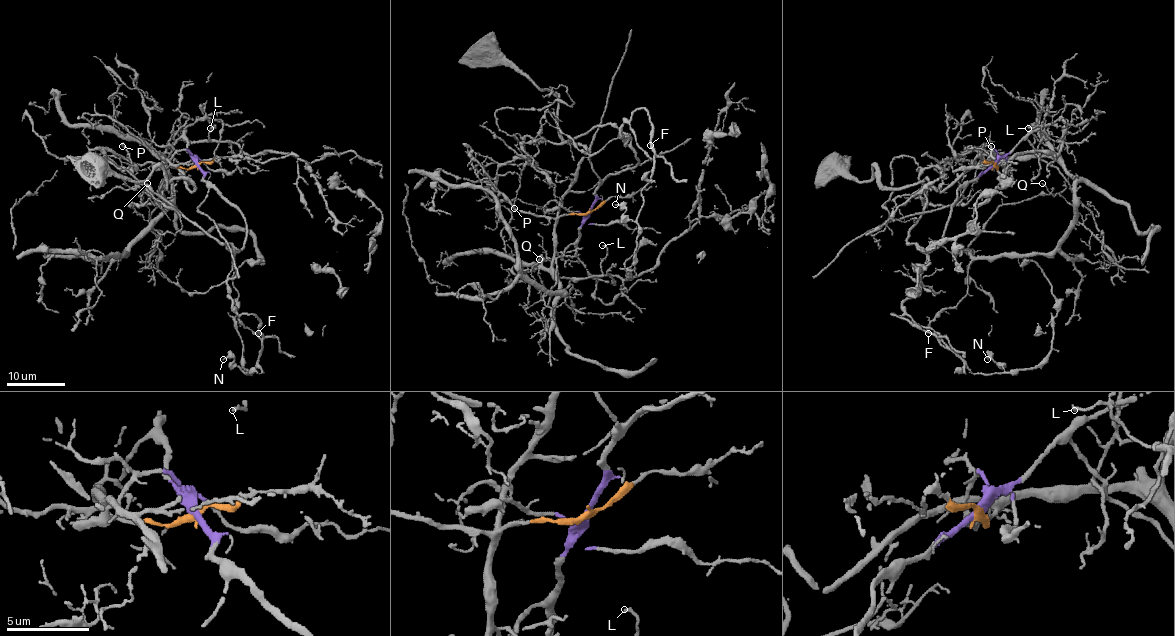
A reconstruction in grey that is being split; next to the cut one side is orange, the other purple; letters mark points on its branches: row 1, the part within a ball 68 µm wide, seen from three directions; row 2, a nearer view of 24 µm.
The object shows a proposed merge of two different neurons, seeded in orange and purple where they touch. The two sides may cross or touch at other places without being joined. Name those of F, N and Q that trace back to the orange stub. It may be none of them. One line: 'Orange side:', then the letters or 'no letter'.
Orange side: Q

